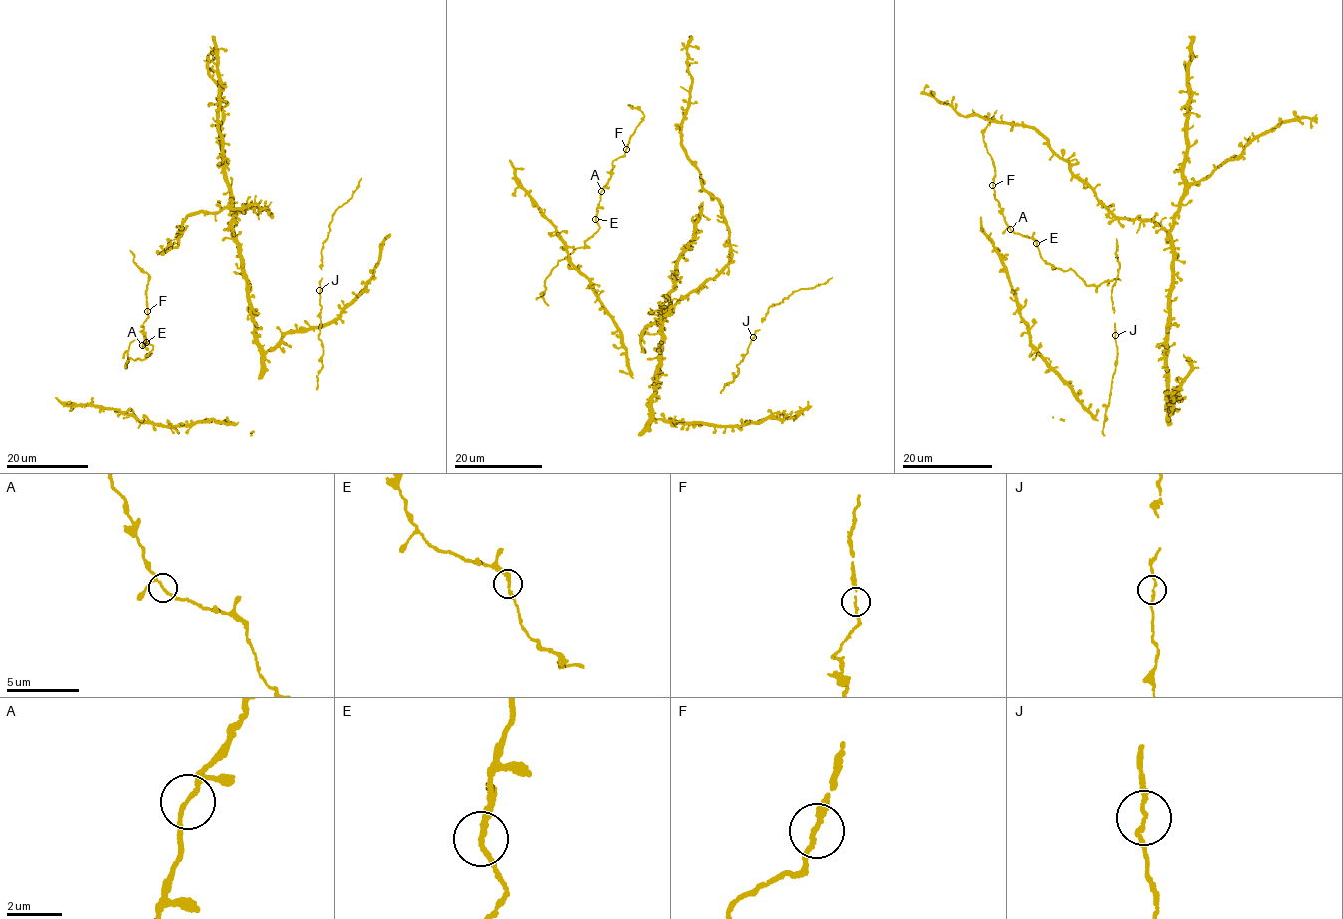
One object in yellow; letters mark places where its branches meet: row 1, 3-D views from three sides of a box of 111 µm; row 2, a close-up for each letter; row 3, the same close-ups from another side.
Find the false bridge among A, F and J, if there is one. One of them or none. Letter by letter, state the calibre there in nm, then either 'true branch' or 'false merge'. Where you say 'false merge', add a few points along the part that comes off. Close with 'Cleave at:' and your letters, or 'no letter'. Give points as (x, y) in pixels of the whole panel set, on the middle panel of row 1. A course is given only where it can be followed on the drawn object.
A: 120 nm thick; true branch
F: 120 nm thick; true branch
J: 120 nm thick; true branch
Cleave at: no letter

